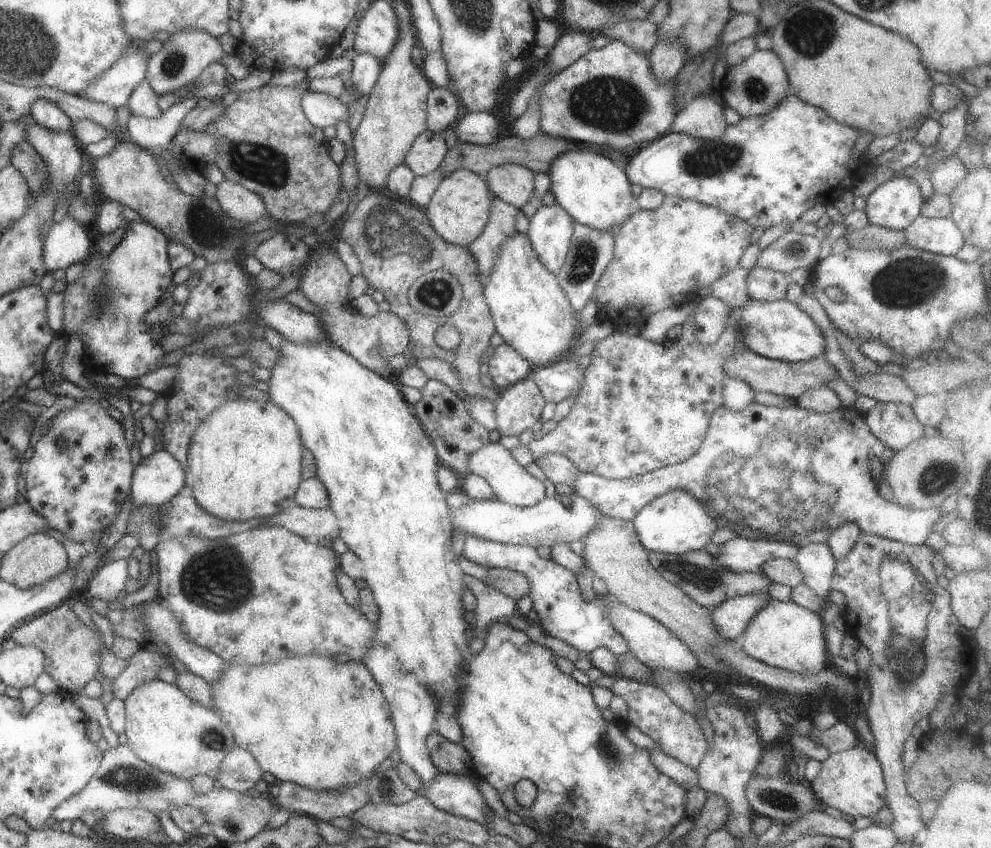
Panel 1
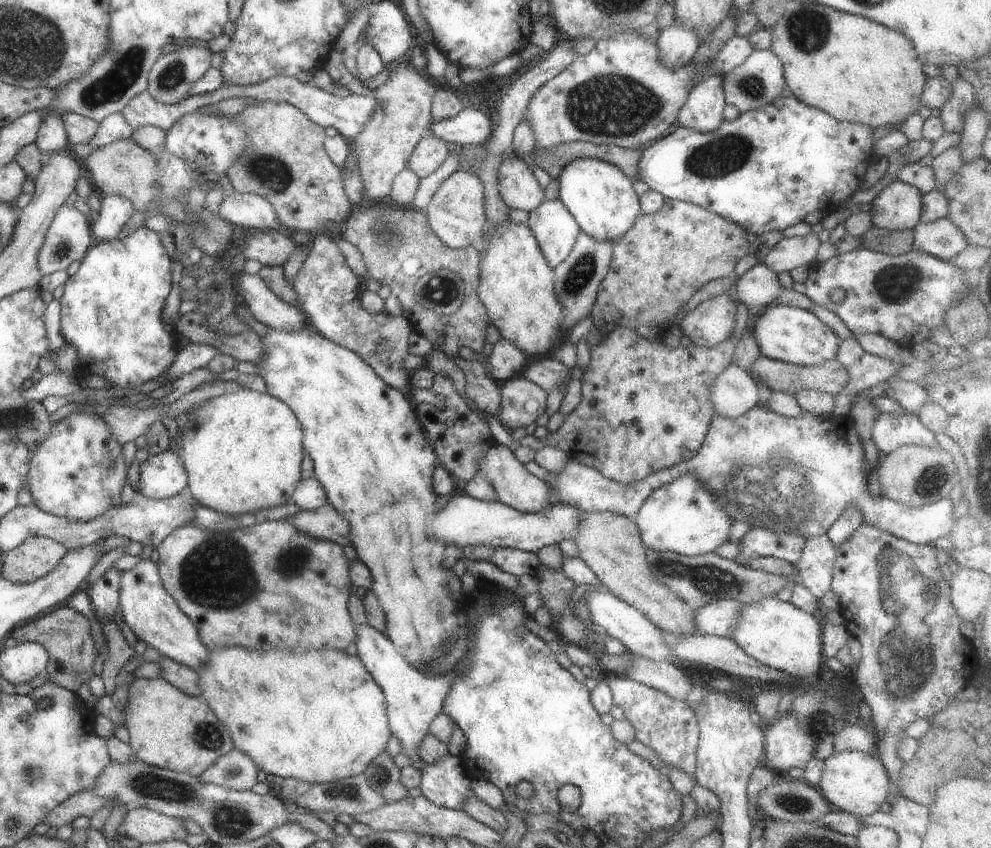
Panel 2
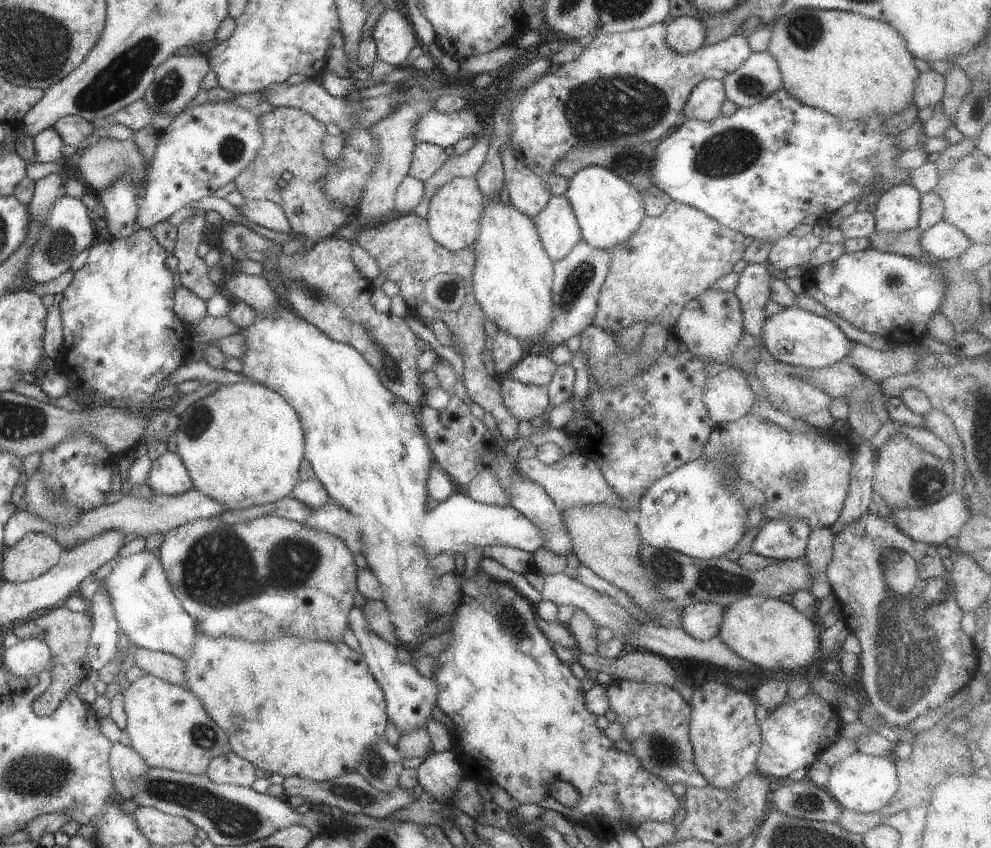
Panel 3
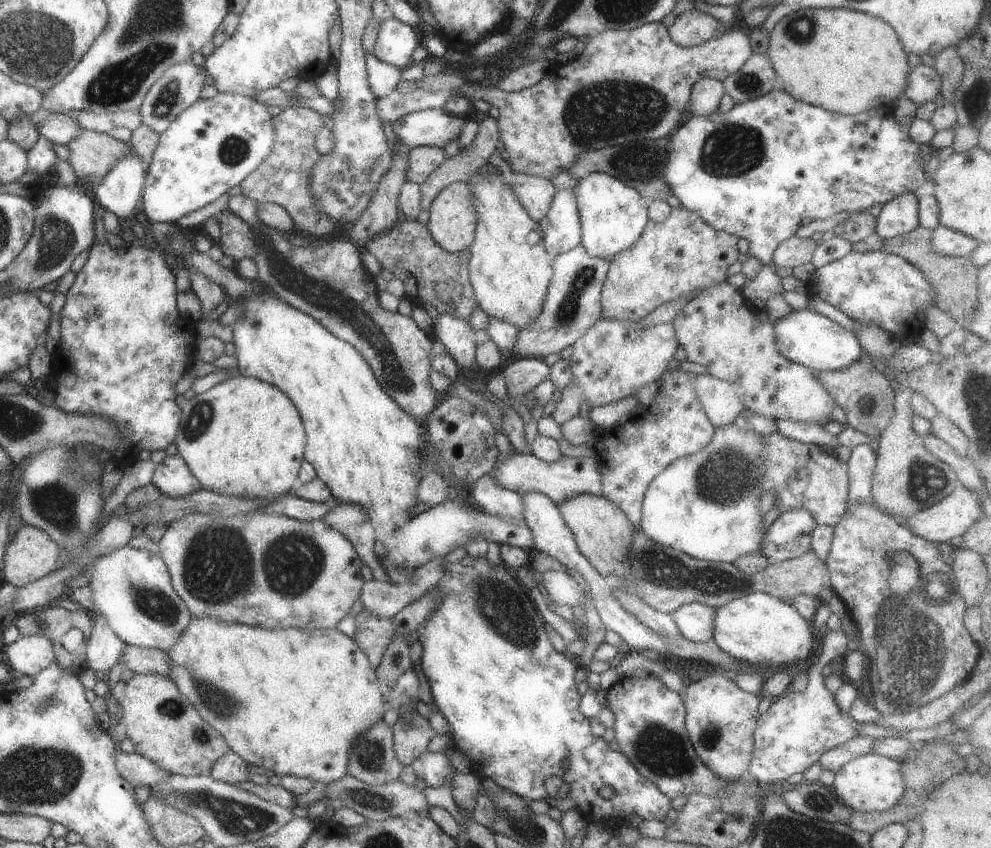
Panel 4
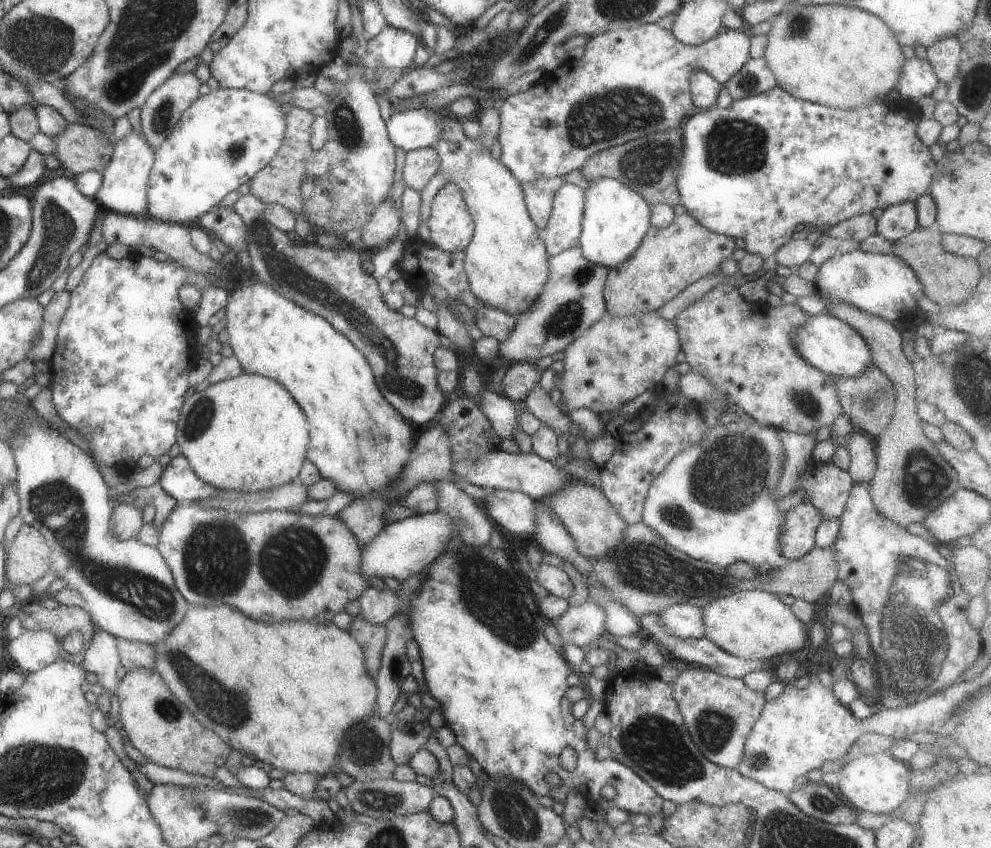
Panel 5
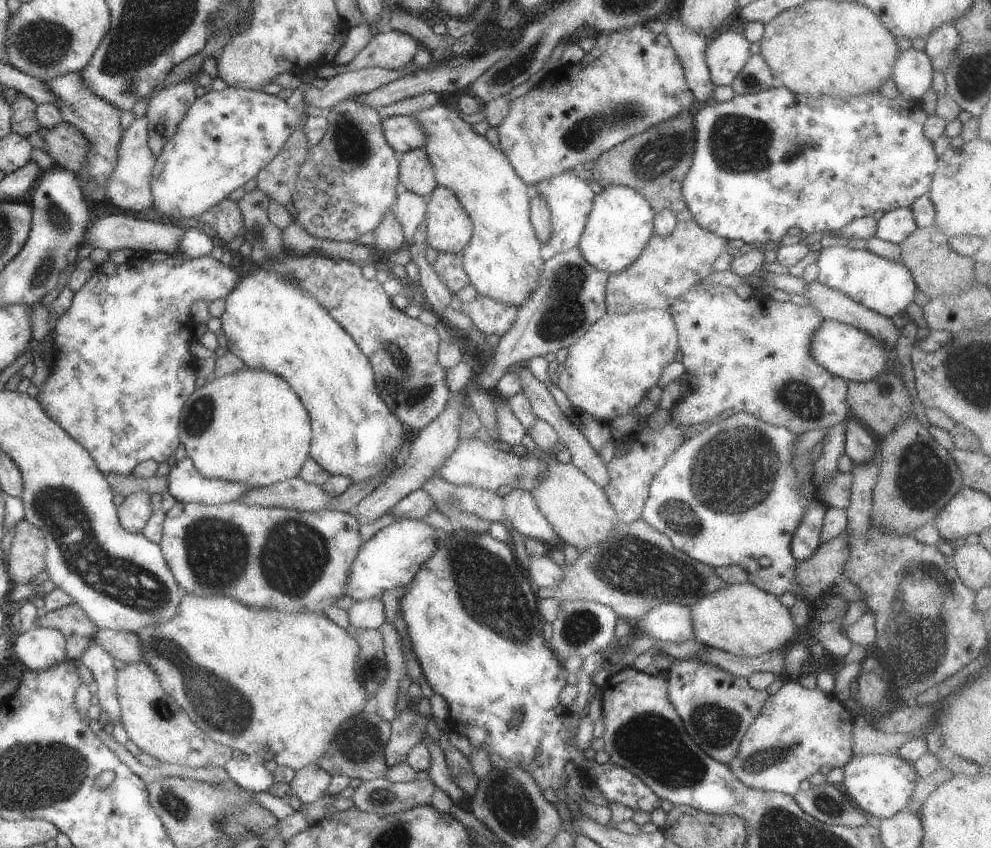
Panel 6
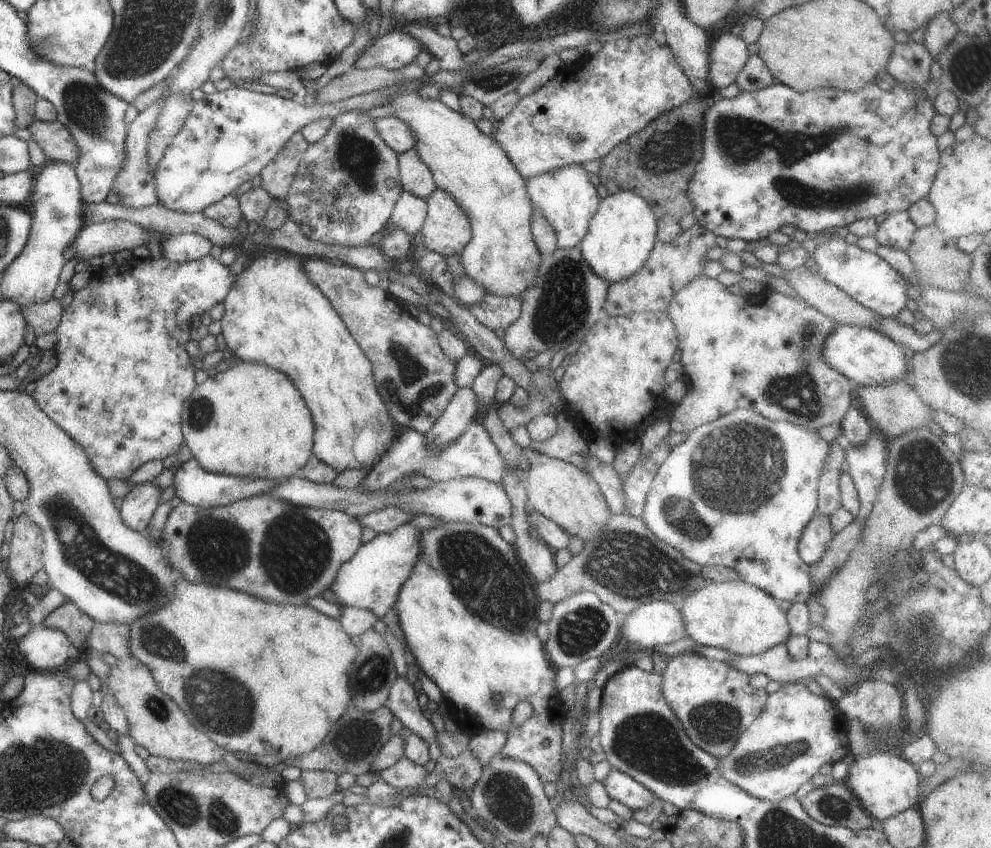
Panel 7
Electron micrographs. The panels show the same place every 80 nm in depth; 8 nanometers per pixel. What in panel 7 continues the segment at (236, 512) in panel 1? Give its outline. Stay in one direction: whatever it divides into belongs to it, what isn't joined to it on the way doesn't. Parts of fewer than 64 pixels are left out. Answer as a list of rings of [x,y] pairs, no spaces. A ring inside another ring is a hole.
[[[241,361],[222,372],[211,372],[183,401],[180,414],[183,444],[208,473],[284,481],[296,476],[310,459],[313,423],[310,412],[289,379],[259,363]]]

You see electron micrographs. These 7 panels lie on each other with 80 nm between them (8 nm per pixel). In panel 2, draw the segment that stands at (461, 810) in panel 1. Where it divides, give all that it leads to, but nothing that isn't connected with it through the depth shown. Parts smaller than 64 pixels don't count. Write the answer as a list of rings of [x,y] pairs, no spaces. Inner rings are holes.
[[[445,754],[419,770],[421,795],[435,806],[461,811],[461,802],[472,794],[471,779],[461,766],[459,756]]]

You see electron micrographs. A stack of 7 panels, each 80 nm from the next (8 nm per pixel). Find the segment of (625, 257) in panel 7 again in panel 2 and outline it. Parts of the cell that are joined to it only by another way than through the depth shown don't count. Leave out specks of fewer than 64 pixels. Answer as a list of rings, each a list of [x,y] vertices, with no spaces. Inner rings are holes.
[[[589,158],[569,162],[556,180],[559,184],[557,199],[563,202],[579,231],[593,242],[613,242],[625,234],[641,214],[639,198],[635,195],[631,180],[607,162]]]

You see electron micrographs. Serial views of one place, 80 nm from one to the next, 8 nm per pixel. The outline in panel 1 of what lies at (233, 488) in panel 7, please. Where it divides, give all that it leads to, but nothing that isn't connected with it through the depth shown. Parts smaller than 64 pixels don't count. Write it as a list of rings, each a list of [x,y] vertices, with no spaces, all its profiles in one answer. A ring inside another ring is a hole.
[[[165,450],[150,453],[147,457],[139,460],[139,463],[133,470],[130,481],[130,492],[132,506],[139,504],[147,504],[159,507],[161,504],[167,503],[184,485],[184,467],[175,461]]]

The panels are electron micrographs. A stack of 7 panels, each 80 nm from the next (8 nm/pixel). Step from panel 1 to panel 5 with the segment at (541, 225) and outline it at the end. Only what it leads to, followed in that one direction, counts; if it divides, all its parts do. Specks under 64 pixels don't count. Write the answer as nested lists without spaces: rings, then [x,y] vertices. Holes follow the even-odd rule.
[[[565,182],[555,191],[547,222],[536,232],[547,257],[577,244],[582,227],[583,193],[584,188]]]

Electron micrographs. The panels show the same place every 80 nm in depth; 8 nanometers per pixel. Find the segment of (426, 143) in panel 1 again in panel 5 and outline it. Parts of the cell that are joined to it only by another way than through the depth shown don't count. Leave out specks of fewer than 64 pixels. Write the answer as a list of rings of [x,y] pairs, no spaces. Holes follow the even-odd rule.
[[[431,147],[407,151],[404,155],[401,180],[405,187],[420,191],[428,178],[438,170],[439,159]]]

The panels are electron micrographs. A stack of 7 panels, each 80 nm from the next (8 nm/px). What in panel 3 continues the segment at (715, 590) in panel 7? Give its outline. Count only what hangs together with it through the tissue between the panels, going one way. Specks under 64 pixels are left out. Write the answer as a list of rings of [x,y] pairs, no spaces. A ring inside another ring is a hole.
[[[743,596],[725,606],[720,622],[719,637],[737,656],[743,657],[756,667],[767,671],[798,670],[804,672],[813,660],[820,656],[820,633],[808,616],[801,614],[791,603],[782,602],[779,598],[763,598],[762,596]]]

